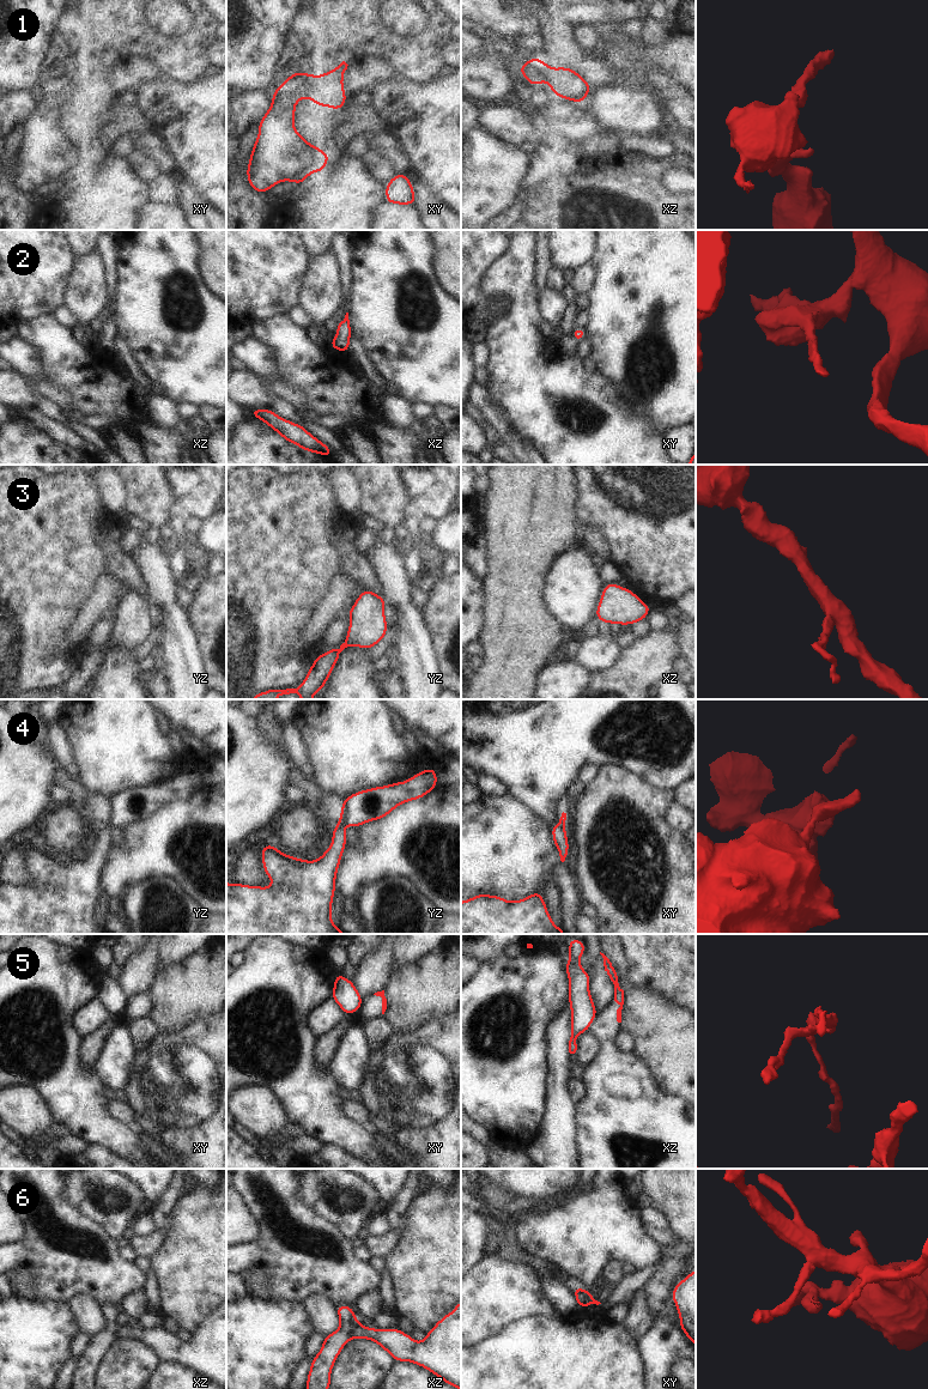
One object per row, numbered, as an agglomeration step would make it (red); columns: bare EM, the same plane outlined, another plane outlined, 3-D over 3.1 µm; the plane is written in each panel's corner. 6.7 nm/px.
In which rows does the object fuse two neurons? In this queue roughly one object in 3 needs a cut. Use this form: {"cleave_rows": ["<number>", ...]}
{"cleave_rows": ["1", "5", "6"]}

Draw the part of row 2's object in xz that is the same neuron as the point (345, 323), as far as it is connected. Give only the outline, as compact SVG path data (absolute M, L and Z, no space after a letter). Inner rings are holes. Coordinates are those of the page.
M348 313L345 319L336 323L336 336L329 341L330 347L336 351L350 353L350 339L351 339L351 323L348 320Z

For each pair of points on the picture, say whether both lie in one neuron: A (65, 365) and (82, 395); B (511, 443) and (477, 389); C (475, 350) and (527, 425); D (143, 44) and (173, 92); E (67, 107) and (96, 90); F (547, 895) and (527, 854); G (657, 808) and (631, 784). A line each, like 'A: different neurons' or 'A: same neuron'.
A: same neuron
B: same neuron
C: different neurons
D: different neurons
E: same neuron
F: different neurons
G: same neuron

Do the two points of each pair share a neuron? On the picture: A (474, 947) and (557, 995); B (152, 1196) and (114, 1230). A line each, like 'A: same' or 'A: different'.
A: different
B: different

